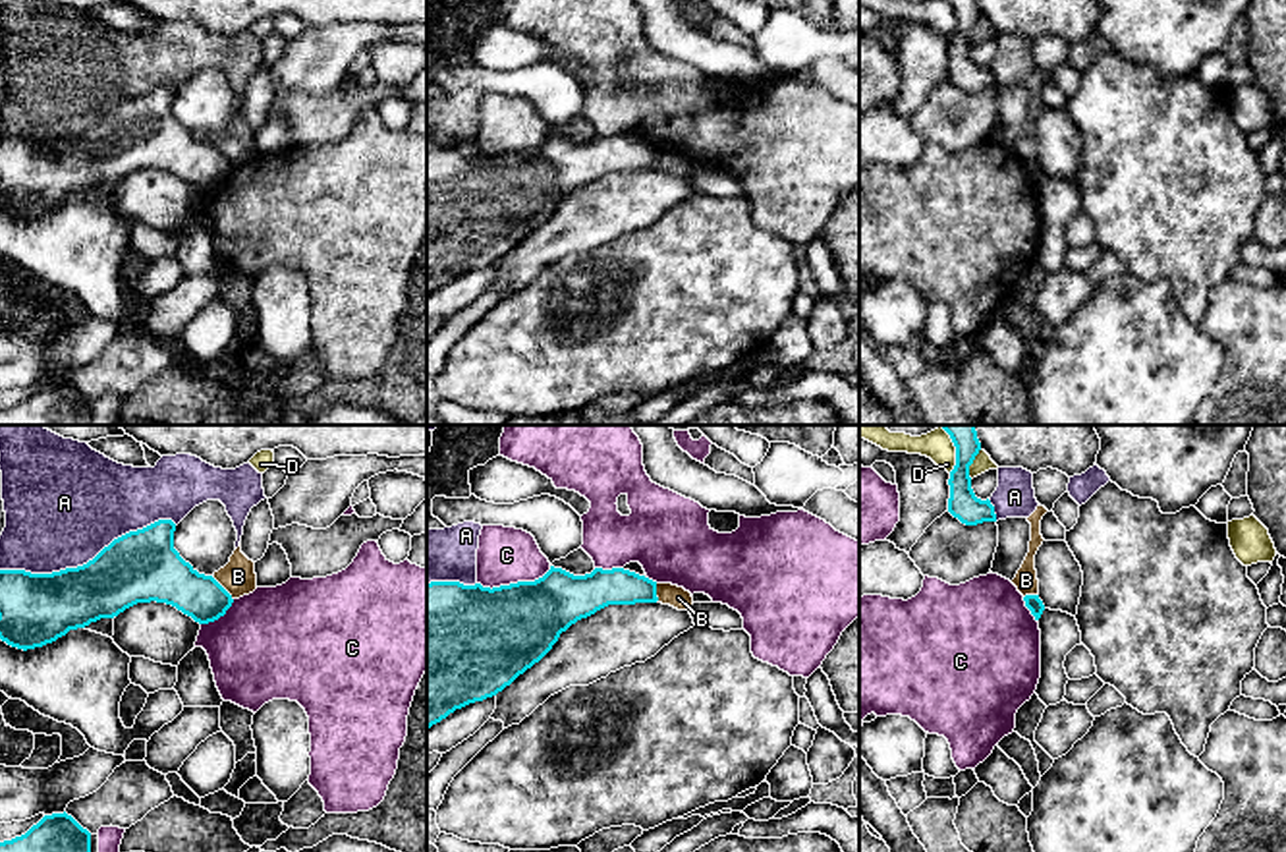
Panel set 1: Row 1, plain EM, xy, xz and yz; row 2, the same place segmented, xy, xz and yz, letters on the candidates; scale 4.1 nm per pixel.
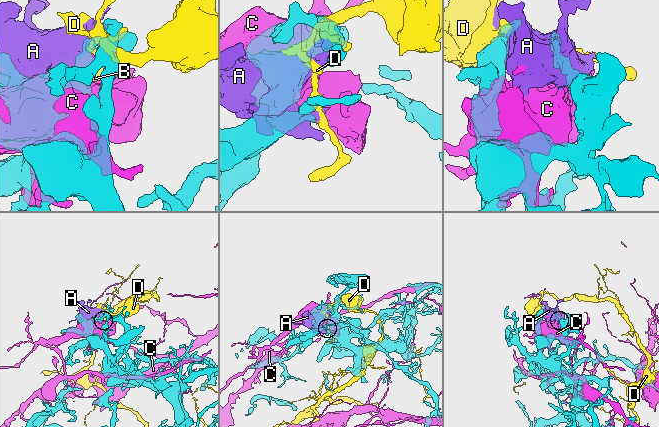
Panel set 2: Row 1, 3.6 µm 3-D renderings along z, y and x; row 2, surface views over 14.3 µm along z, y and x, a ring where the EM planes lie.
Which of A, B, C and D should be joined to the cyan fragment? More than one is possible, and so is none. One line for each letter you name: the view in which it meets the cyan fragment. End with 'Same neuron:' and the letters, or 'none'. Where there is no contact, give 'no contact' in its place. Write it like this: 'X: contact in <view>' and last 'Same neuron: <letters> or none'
Same neuron: none

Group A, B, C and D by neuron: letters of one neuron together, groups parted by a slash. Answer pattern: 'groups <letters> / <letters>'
groups A B / C / D

